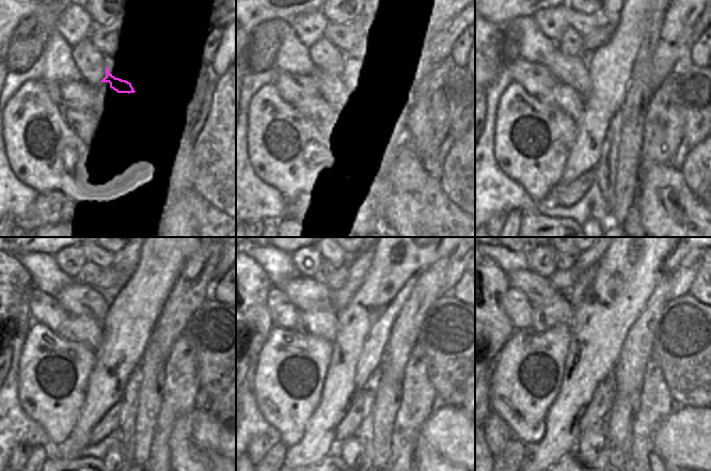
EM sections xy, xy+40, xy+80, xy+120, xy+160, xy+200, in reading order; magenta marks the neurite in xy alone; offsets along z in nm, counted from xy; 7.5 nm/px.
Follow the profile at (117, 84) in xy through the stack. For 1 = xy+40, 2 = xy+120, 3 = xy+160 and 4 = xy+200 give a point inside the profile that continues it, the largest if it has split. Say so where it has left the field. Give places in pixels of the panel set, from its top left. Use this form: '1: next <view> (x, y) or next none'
1: next xy+40 (343, 76)
2: next xy+120 (77, 299)
3: next xy+160 (307, 295)
4: next xy+200 (539, 291)

